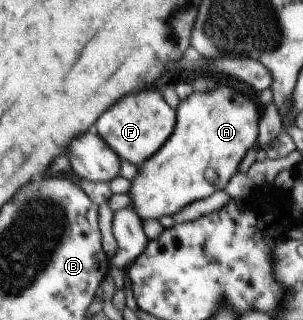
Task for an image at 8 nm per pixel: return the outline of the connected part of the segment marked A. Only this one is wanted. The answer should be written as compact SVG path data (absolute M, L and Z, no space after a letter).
M221 80L221 87L215 91L193 92L183 99L177 108L178 122L174 134L167 140L165 146L158 151L149 161L138 167L138 174L133 179L131 191L128 195L132 200L132 207L139 213L143 221L147 219L161 219L161 217L173 216L191 203L211 197L217 191L223 191L227 183L238 173L243 159L255 147L260 145L260 123L263 117L263 105L258 98L250 99L247 95L237 92L230 82Z

